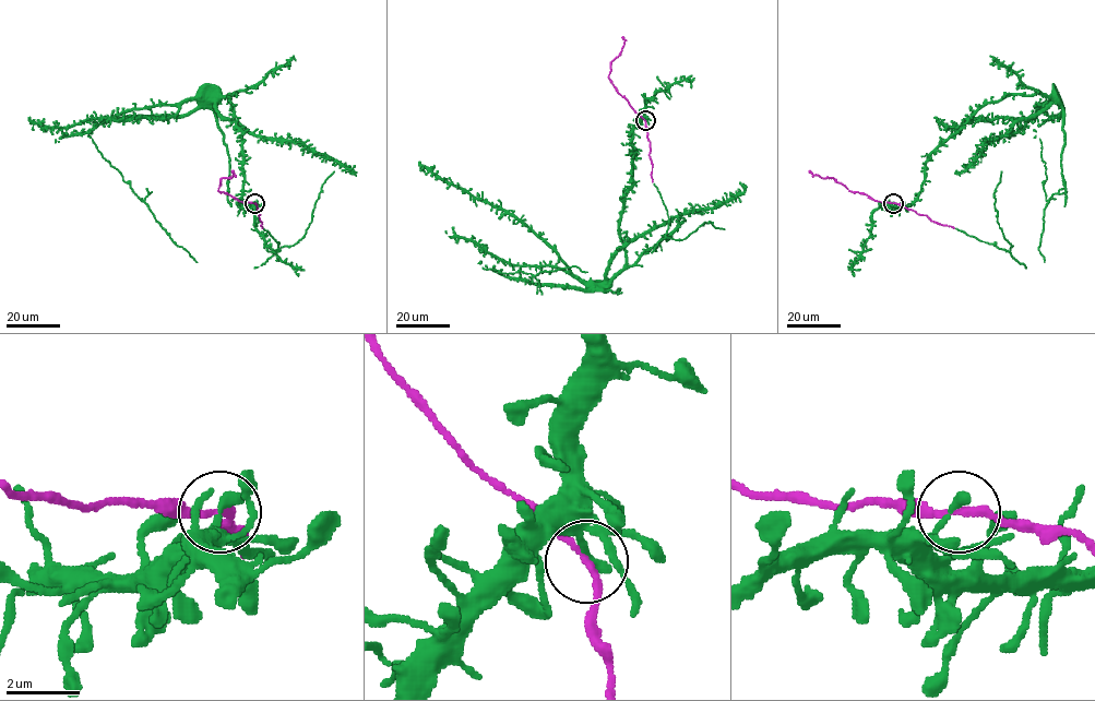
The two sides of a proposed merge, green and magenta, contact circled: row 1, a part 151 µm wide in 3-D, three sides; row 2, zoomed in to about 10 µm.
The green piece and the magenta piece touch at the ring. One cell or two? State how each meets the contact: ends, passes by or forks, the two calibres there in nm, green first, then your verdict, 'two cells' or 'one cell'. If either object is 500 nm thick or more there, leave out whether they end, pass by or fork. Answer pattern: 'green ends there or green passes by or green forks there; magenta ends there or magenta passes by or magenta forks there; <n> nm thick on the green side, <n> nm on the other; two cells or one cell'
green ends there; magenta passes by; 280 nm thick on the green side, 180 nm on the other; one cell

